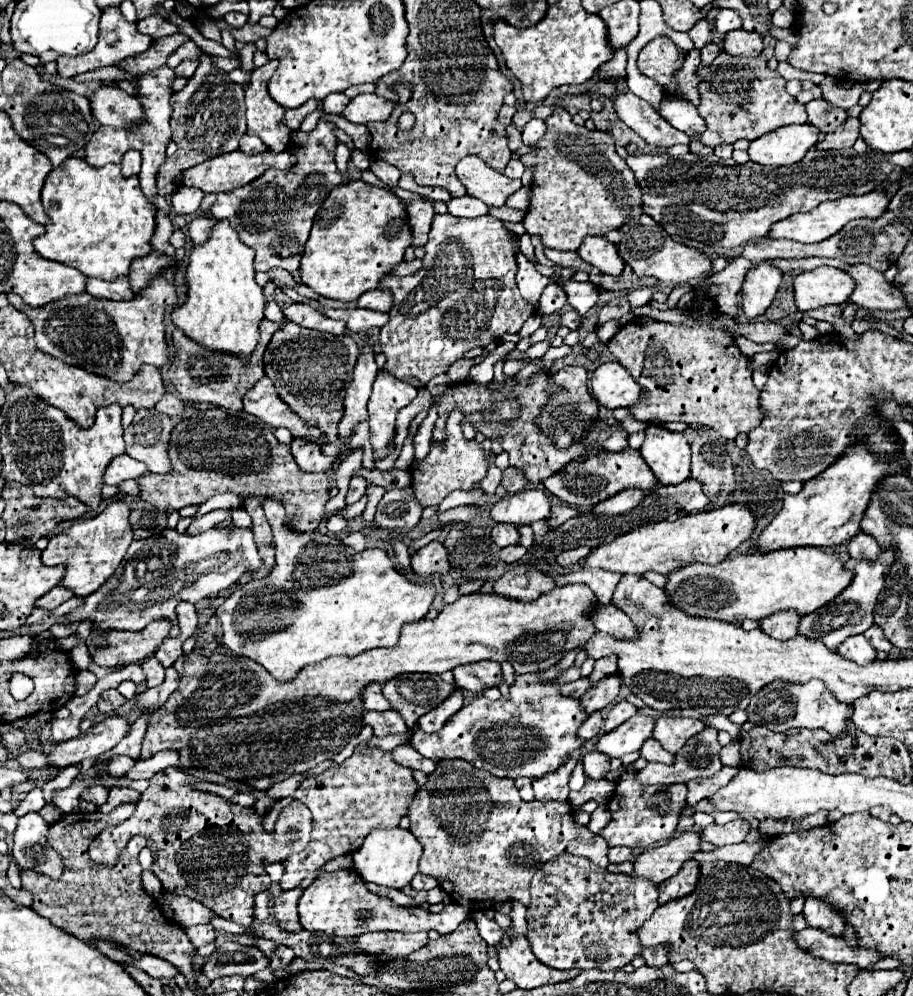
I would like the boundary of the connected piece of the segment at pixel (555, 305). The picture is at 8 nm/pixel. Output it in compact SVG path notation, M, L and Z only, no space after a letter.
M551 282L551 284L547 284L547 288L541 294L541 300L539 300L541 308L539 308L539 312L541 314L557 312L557 310L561 310L565 306L565 302L567 302L567 296L565 296L563 288L559 284Z

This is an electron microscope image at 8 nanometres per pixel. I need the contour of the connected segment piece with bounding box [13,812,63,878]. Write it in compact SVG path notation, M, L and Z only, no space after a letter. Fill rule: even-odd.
M29 812L19 818L15 830L15 844L13 844L13 858L17 860L21 870L33 868L37 872L49 874L57 878L61 874L61 862L39 862L39 854L35 854L35 846L45 842L49 832L49 824L43 820L41 814Z

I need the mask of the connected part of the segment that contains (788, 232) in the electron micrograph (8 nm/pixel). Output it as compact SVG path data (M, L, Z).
M873 190L869 194L861 194L861 196L845 196L839 200L829 200L825 204L819 204L817 208L813 208L813 212L801 212L801 214L793 214L787 220L779 220L777 224L773 224L773 228L769 230L769 238L779 240L779 238L787 238L787 240L795 240L801 244L815 244L821 242L829 236L833 236L835 232L839 232L849 220L855 218L877 218L887 210L889 198L881 192L881 190Z

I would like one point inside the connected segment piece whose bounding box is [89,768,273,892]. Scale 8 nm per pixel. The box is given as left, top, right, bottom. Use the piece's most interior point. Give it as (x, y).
(171, 810)

